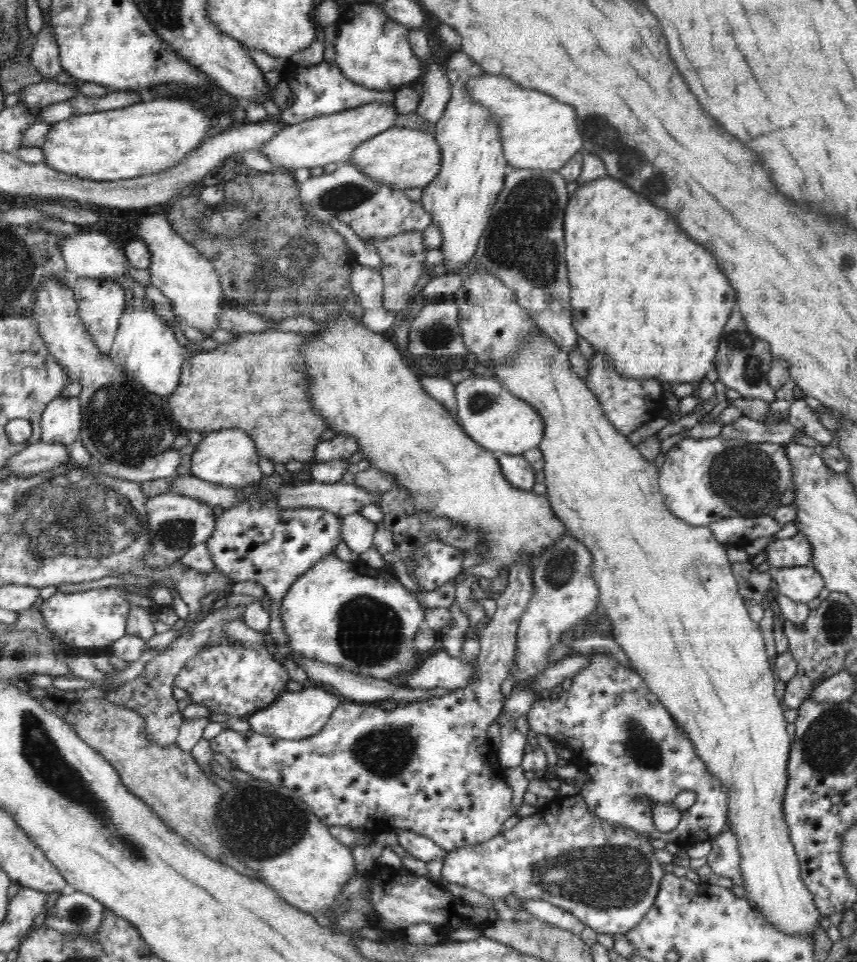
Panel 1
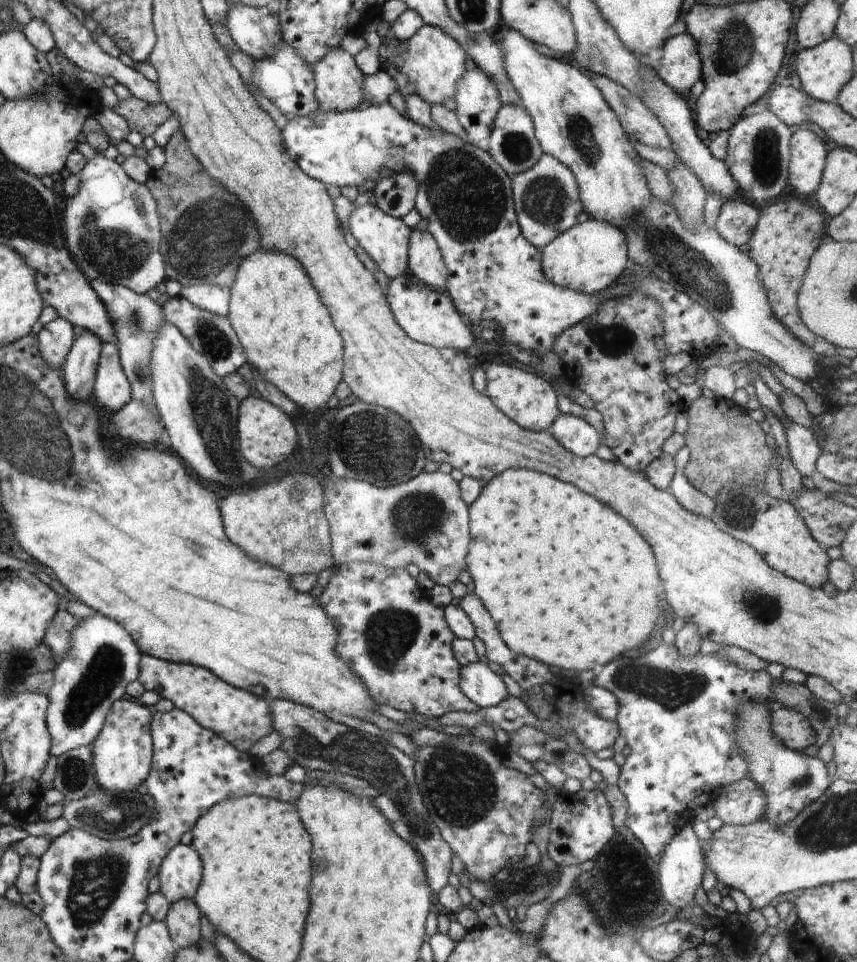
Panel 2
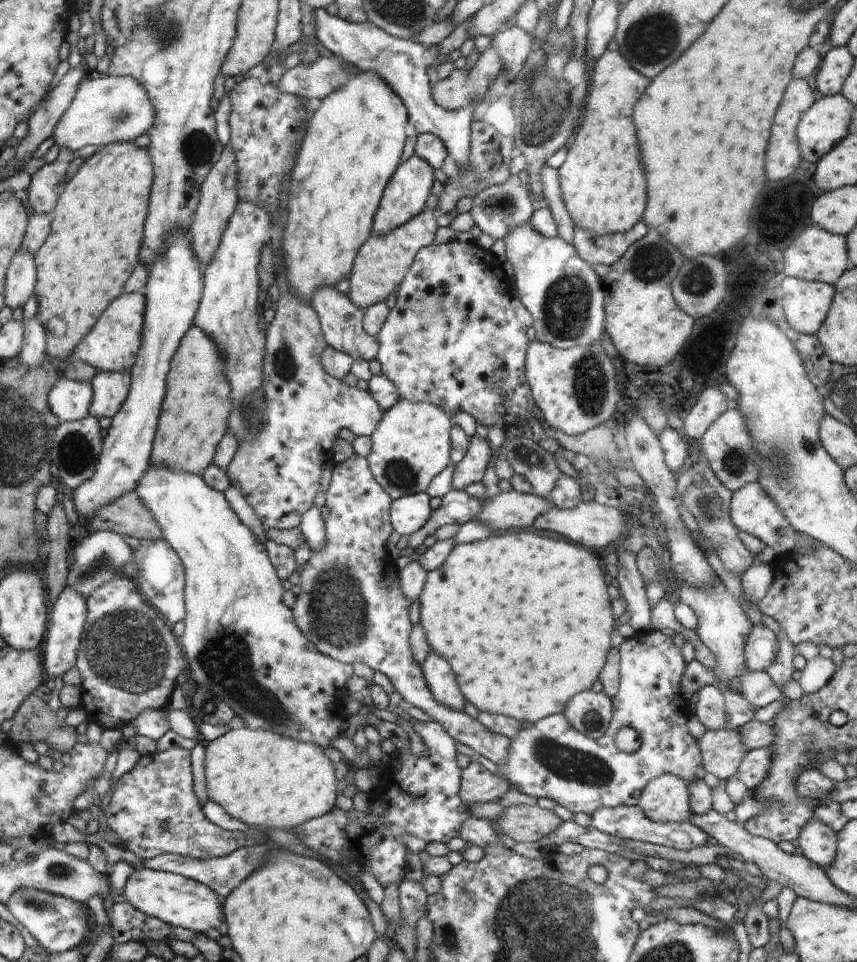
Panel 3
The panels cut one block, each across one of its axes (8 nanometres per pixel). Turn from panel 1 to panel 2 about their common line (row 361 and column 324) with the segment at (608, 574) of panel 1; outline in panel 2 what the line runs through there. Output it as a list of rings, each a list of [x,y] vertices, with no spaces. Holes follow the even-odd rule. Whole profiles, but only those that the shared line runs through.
[[[304,473],[284,476],[279,482],[256,488],[248,492],[234,492],[218,501],[223,520],[223,529],[230,542],[240,546],[244,554],[256,562],[268,564],[282,570],[288,576],[320,573],[334,567],[335,560],[331,552],[329,522],[324,514],[323,488],[318,479]]]

